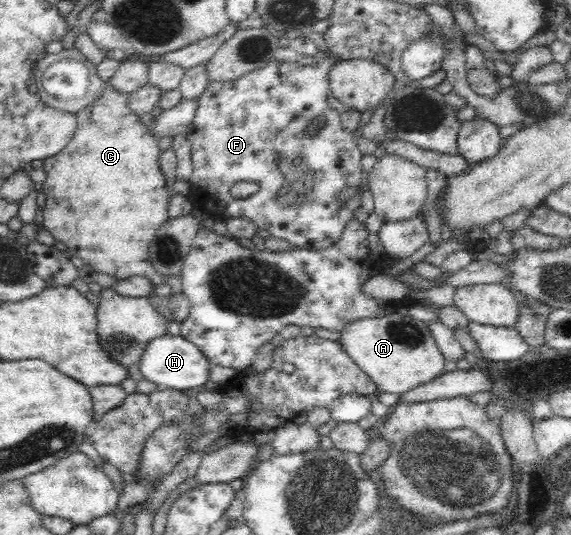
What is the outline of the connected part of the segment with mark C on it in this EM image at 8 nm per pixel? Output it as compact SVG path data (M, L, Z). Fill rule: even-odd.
M106 83L103 94L92 105L76 113L77 131L73 139L57 155L42 159L46 179L42 192L47 196L43 208L43 225L56 241L63 241L70 256L81 257L89 267L116 279L140 275L153 285L161 285L167 277L155 271L149 262L150 242L170 217L167 203L170 193L159 167L161 150L151 129L141 124L141 117L129 110L129 95L121 94Z

